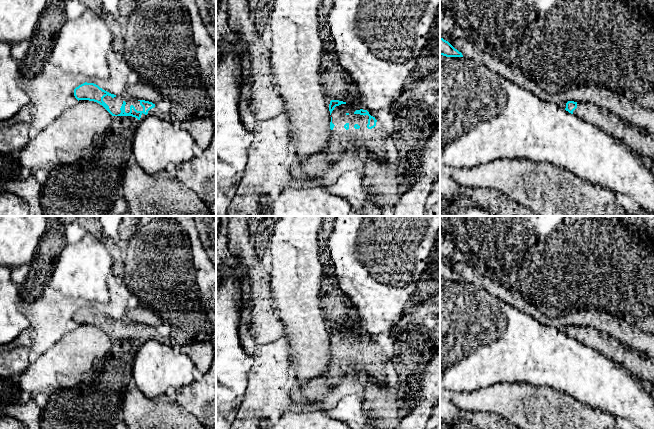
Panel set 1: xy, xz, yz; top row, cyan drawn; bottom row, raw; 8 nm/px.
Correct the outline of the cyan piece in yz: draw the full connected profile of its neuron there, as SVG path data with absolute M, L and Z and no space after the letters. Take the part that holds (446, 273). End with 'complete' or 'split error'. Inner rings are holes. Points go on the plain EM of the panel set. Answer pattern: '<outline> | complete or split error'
M440 261L440 279L446 281L463 281L462 277L455 273L448 265Z | complete

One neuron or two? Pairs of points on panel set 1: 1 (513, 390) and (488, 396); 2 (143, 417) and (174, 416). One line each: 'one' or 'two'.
1: one
2: one

